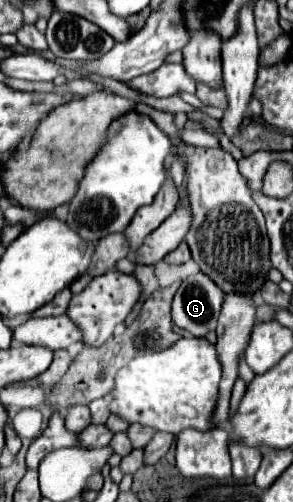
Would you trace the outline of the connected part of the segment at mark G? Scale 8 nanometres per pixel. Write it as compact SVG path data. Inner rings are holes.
M203 272L187 276L171 304L175 326L191 336L203 338L217 326L223 296L221 288L217 288L217 284L213 284L213 280Z

